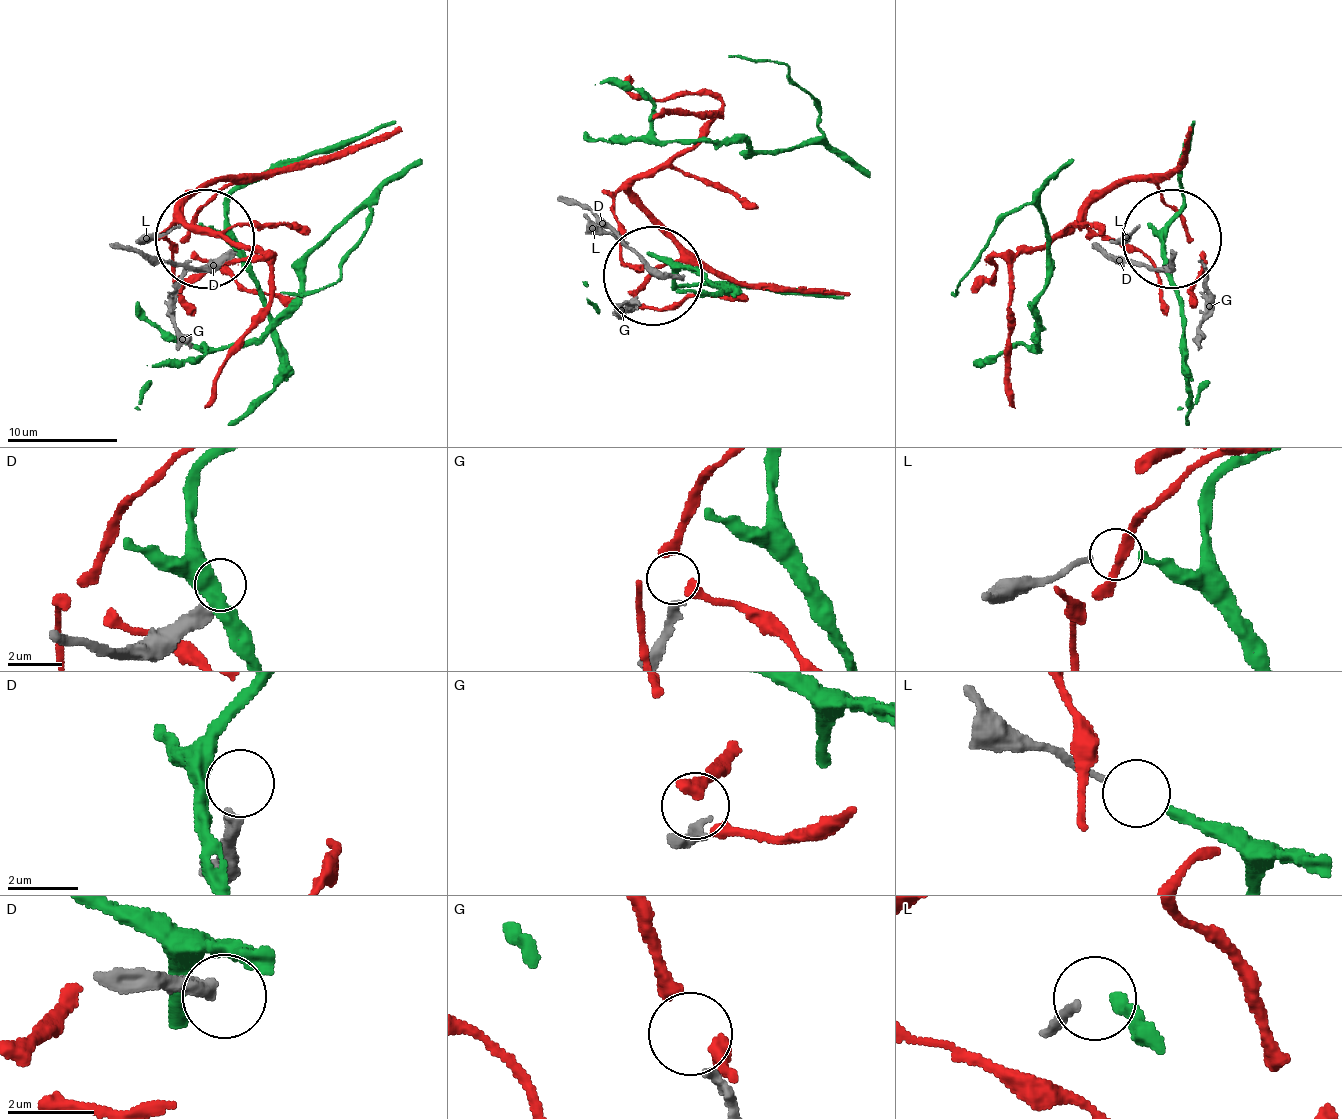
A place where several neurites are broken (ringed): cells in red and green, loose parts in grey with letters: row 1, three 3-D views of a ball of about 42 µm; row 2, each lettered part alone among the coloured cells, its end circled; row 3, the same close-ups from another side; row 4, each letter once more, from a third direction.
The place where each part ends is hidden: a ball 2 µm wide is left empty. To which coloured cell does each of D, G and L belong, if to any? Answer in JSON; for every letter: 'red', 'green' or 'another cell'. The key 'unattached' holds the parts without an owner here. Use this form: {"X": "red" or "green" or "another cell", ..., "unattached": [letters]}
{"D": "another cell", "G": "another cell", "L": "green", "unattached": ["D", "G"]}

